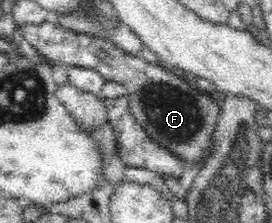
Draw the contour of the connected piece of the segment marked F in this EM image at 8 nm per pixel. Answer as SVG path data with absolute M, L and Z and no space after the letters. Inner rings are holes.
M53 19L42 24L20 25L20 29L36 48L37 57L43 58L45 63L58 61L92 69L104 80L122 84L127 90L131 113L150 139L172 156L181 158L185 165L198 164L204 168L204 162L213 152L212 134L220 116L219 96L207 94L188 78L178 77L158 64L149 63L142 56L126 54L106 38L69 31Z

